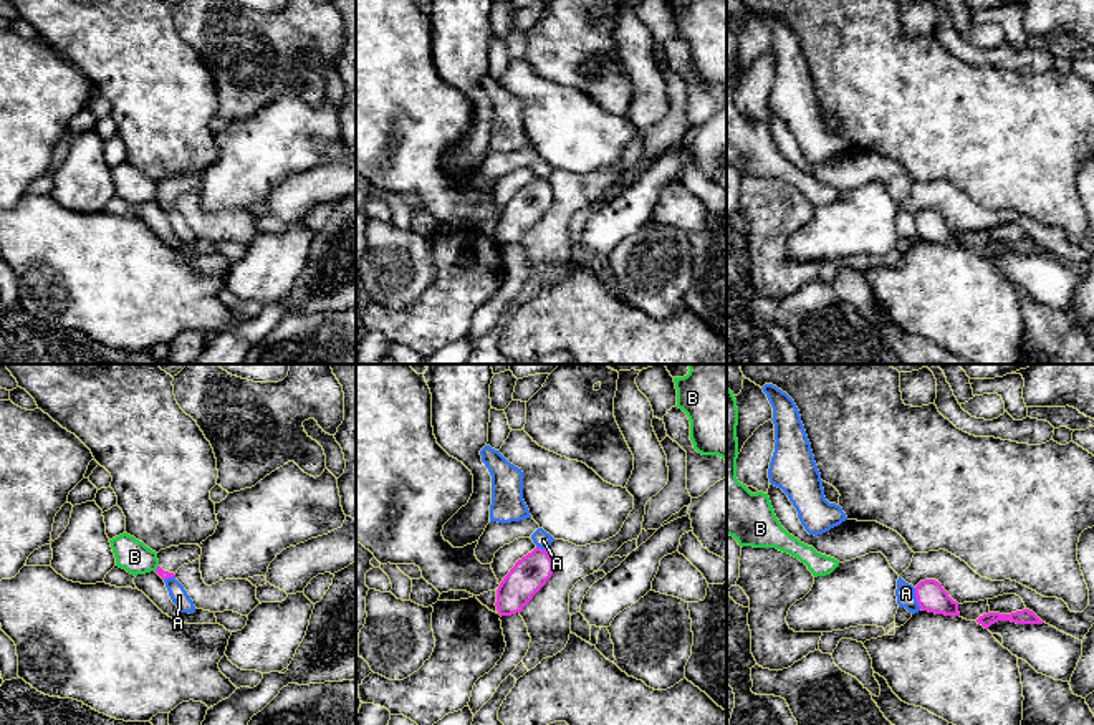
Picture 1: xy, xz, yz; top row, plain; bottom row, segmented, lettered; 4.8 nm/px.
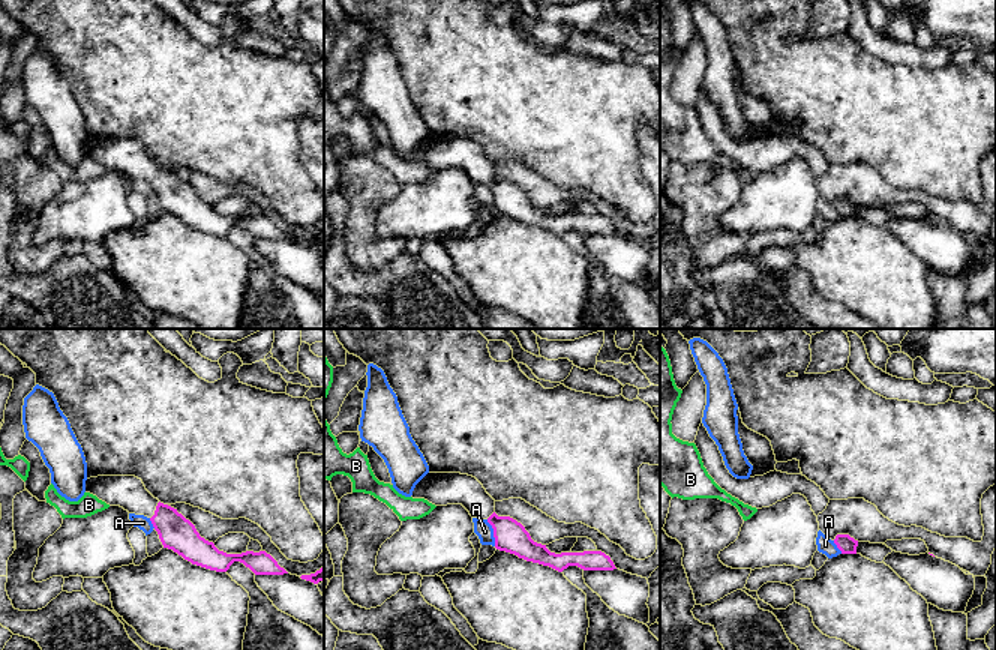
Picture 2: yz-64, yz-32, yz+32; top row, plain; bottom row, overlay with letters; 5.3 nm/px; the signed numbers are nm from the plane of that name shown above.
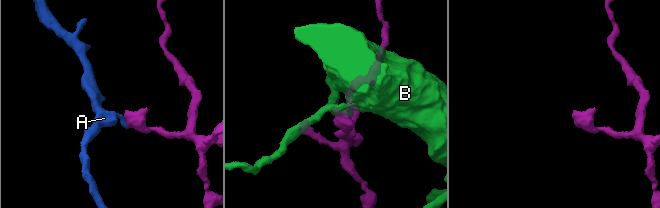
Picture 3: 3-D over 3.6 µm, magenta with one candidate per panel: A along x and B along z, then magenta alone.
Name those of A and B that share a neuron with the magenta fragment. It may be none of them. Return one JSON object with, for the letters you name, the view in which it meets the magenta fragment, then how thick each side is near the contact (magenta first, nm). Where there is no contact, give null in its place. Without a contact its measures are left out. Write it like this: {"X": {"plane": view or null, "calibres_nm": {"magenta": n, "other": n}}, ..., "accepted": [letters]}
{"accepted": []}

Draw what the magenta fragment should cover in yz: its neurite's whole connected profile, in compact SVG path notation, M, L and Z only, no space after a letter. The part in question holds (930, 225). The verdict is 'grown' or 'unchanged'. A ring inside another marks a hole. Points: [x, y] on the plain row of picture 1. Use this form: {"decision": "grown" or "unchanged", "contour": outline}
{"decision": "unchanged", "contour": "M935 209L920 210L915 215L915 227L922 240L945 245L960 245L958 232L953 230Z"}

